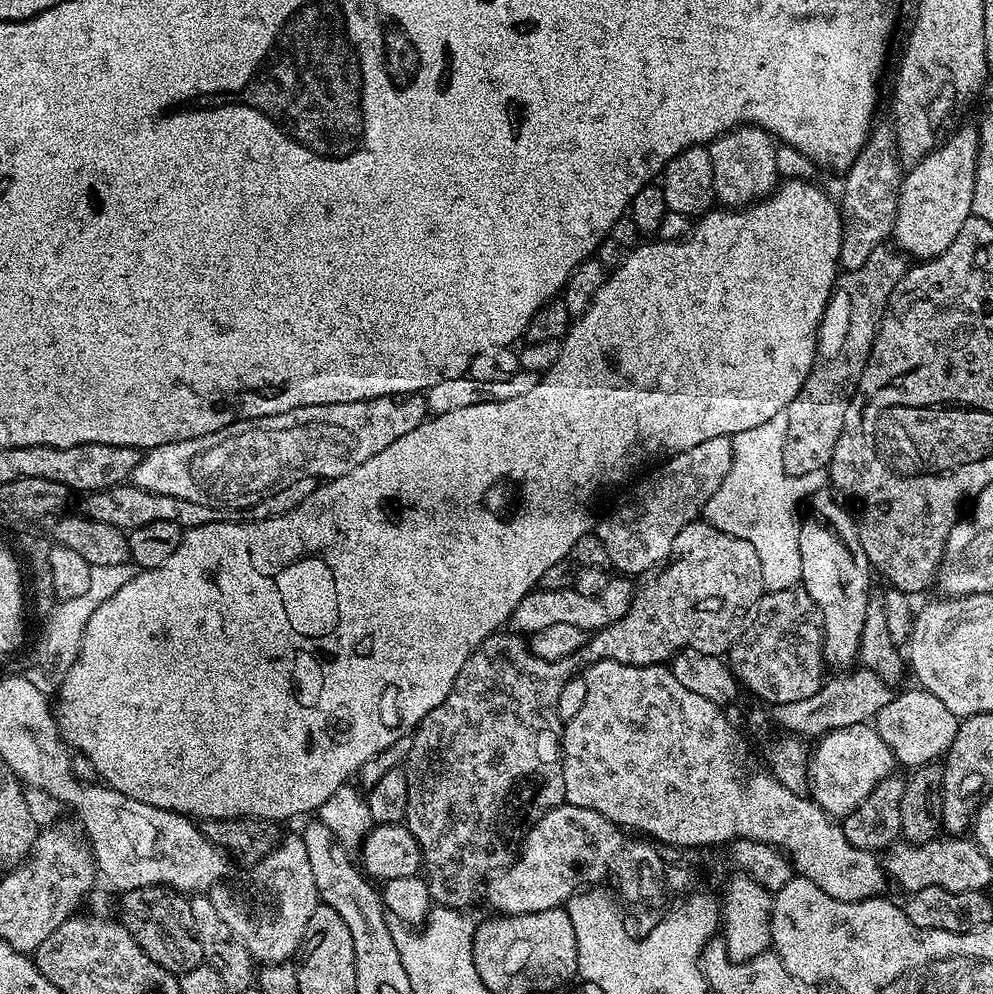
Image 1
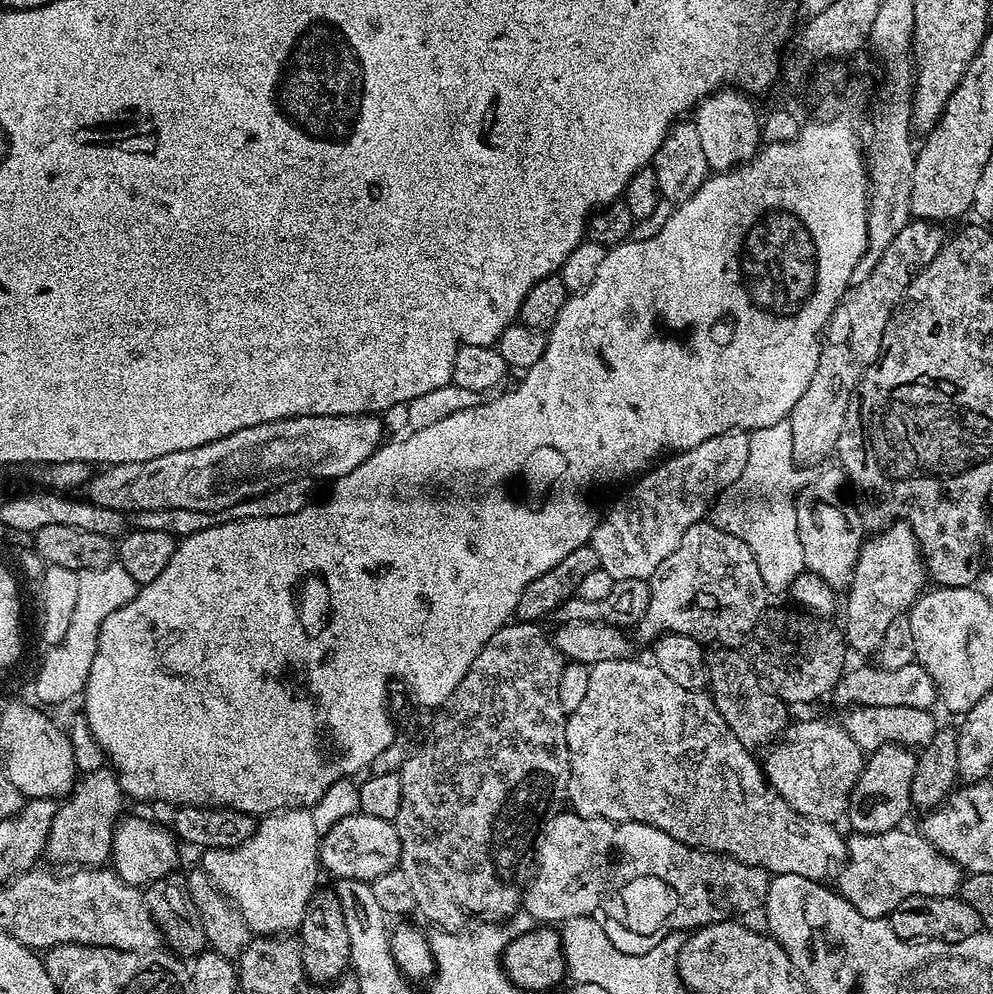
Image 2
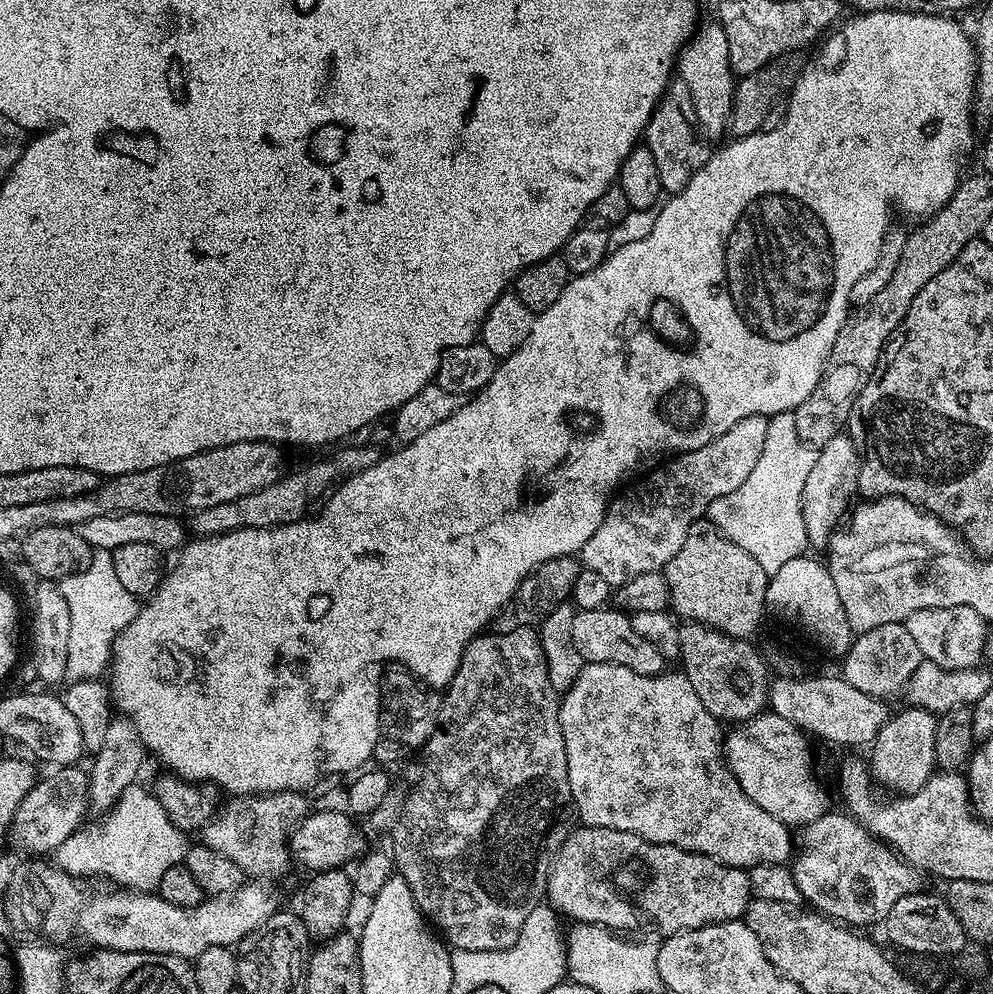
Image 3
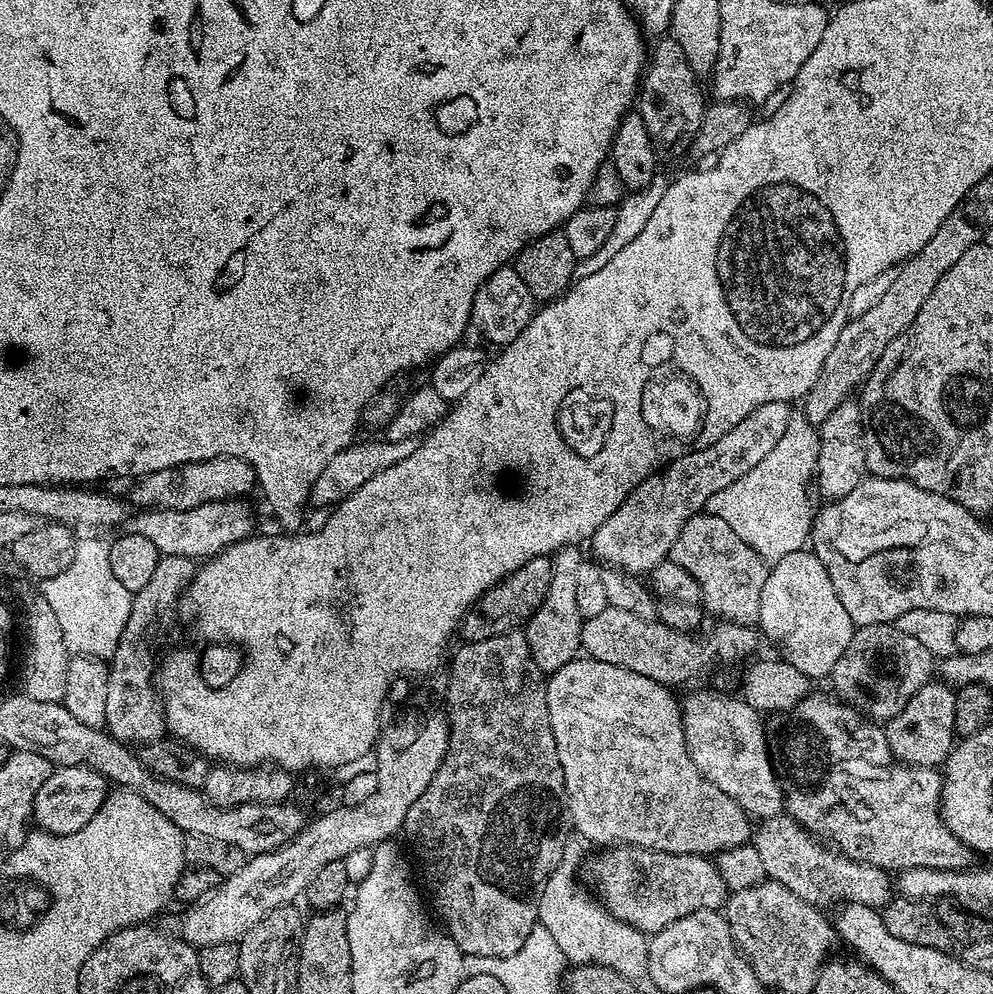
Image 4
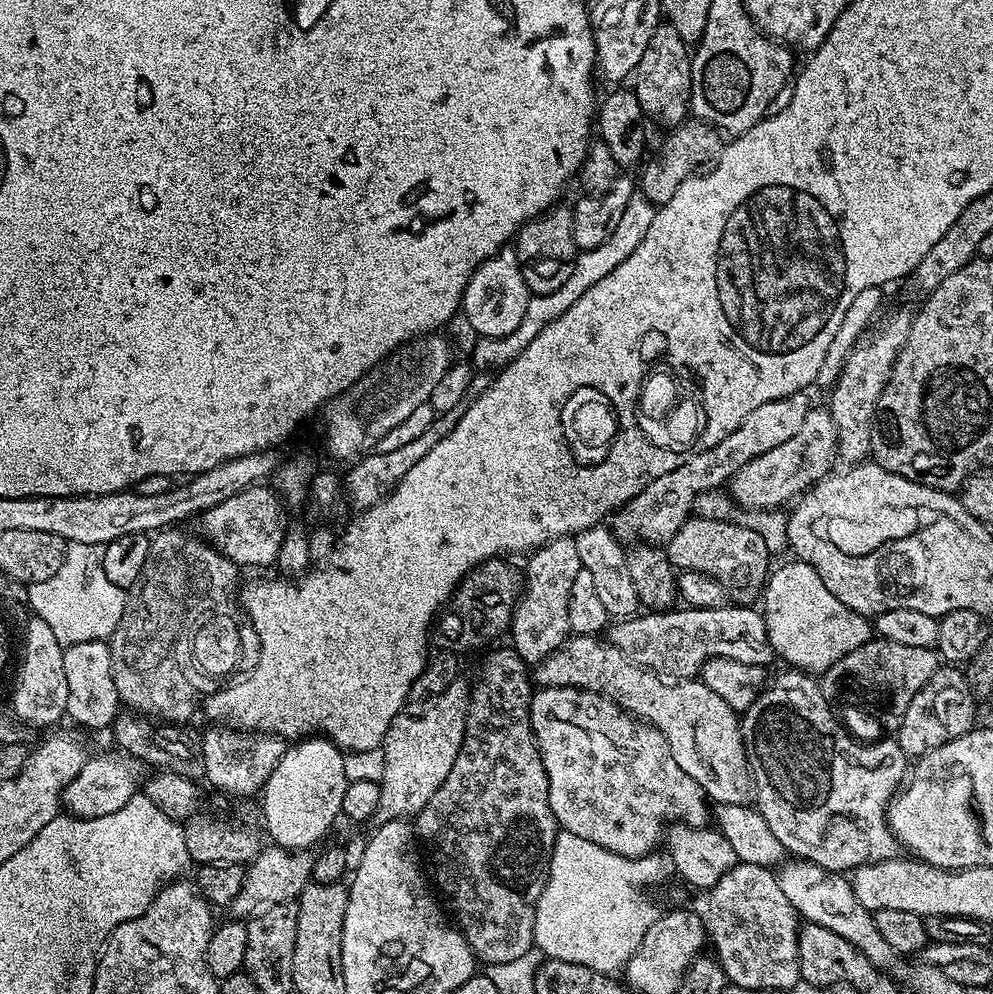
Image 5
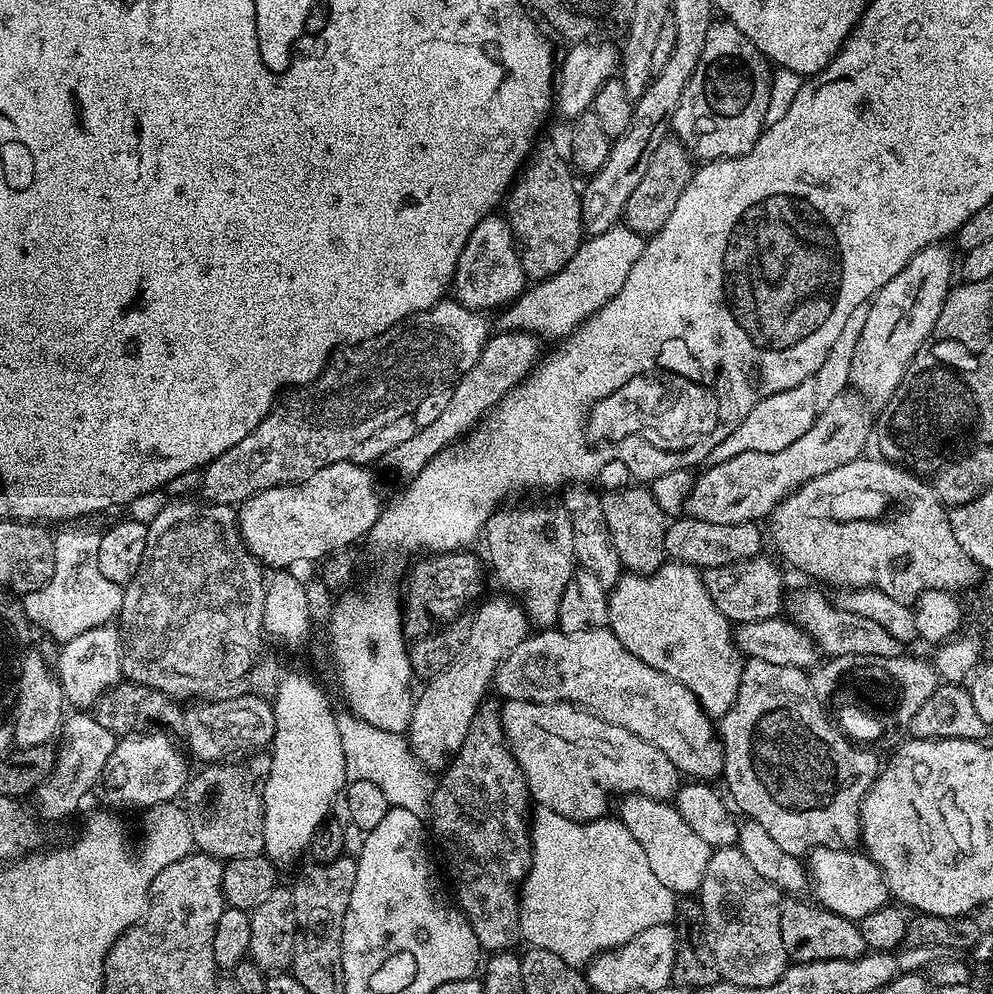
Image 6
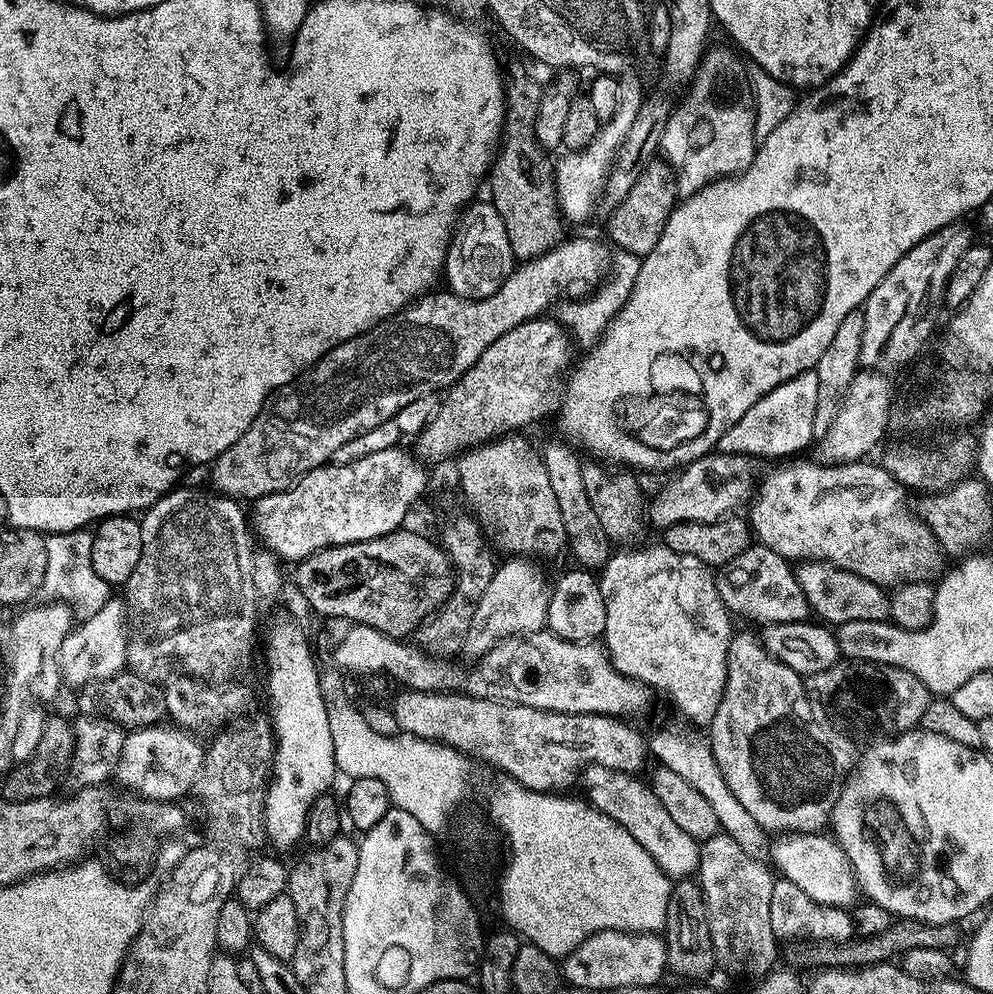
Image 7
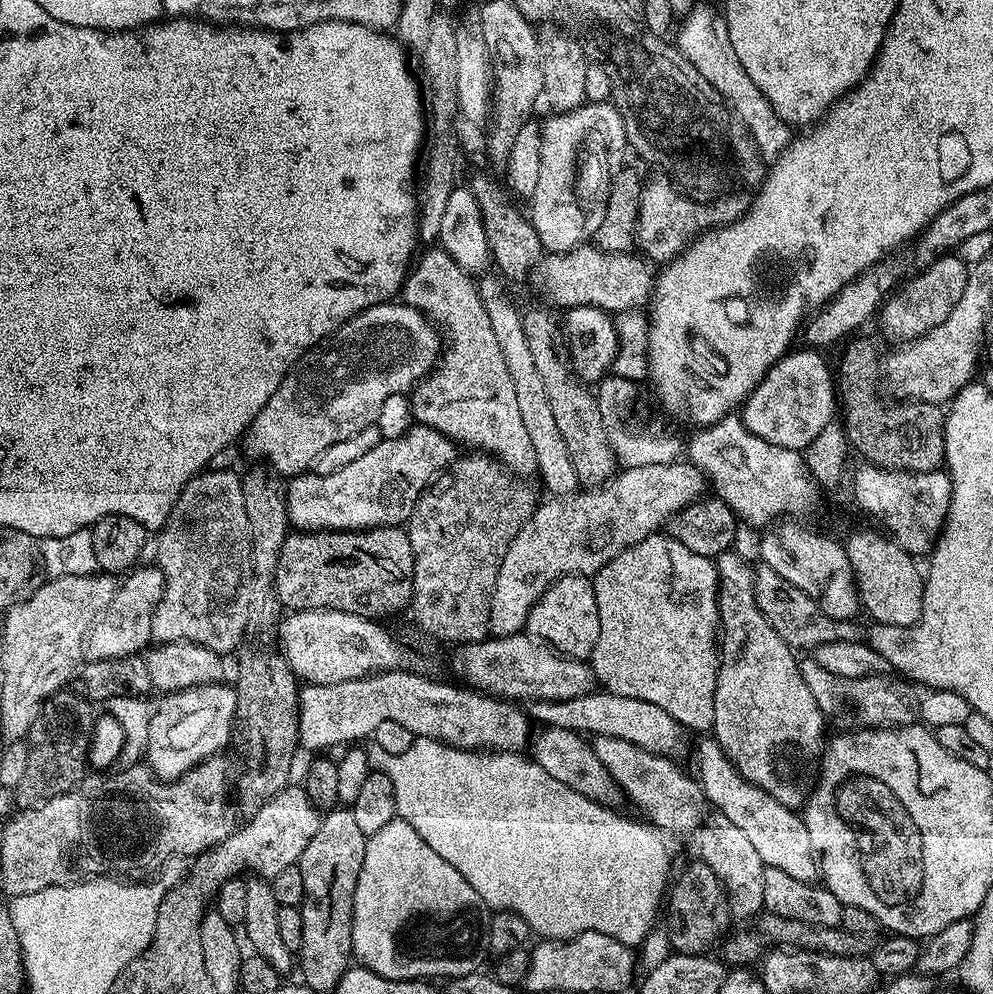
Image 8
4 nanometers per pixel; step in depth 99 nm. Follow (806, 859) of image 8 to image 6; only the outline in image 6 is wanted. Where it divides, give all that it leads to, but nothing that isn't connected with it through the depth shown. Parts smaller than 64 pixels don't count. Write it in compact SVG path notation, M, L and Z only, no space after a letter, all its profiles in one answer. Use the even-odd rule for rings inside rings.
M813 848L806 860L806 872L810 877L811 887L812 884L816 887L815 899L828 911L845 916L848 920L859 922L866 918L866 914L889 903L890 893L888 883L884 881L884 874L863 851Z

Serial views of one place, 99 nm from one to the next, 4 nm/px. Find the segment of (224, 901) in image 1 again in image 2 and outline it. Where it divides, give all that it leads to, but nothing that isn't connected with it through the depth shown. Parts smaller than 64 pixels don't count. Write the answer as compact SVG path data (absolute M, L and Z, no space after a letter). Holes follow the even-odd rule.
M281 808L279 812L269 812L257 823L254 834L250 838L246 838L246 842L242 842L237 848L206 848L203 849L199 867L214 882L214 886L219 892L227 896L229 900L235 903L237 909L242 914L244 921L247 922L249 933L256 936L283 936L292 934L299 929L302 918L306 914L306 906L310 902L313 892L317 891L318 884L316 879L322 876L320 866L320 837L321 832L314 826L314 818L311 811L307 808Z

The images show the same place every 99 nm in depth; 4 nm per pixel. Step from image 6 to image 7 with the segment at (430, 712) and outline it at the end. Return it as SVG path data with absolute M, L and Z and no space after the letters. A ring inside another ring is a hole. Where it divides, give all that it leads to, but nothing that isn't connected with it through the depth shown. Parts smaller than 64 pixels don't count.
M516 554L508 561L501 563L497 567L494 578L490 578L490 586L482 594L478 606L474 610L474 619L470 621L470 630L466 630L463 651L469 652L472 658L479 658L485 652L489 652L498 642L502 642L511 636L522 636L530 632L539 632L548 622L548 603L552 597L550 580L544 577L544 572L535 564L535 559L524 554Z

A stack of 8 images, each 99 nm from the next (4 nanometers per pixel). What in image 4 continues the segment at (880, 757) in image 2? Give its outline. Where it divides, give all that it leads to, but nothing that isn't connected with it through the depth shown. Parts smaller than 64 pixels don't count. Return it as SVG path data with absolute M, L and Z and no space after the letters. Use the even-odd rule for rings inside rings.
M930 682L902 706L902 714L898 714L893 720L887 721L886 731L888 734L888 745L893 757L899 763L909 765L913 768L936 768L943 765L954 747L954 739L957 735L954 714L956 713L956 692L943 682Z

